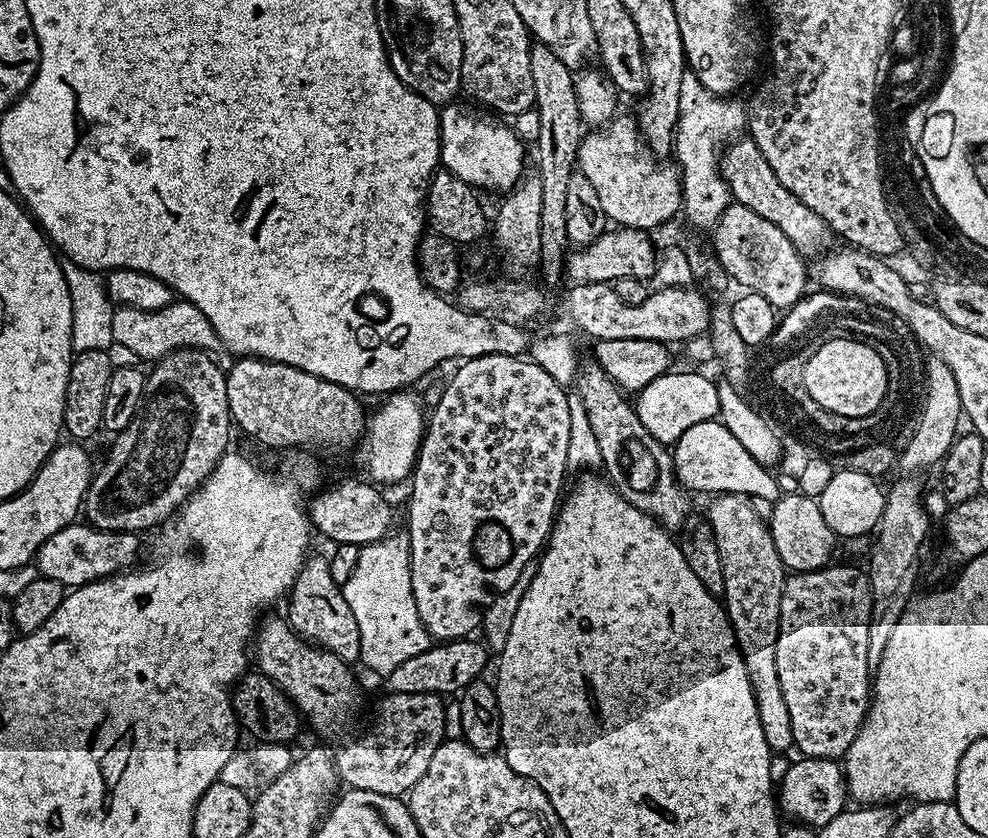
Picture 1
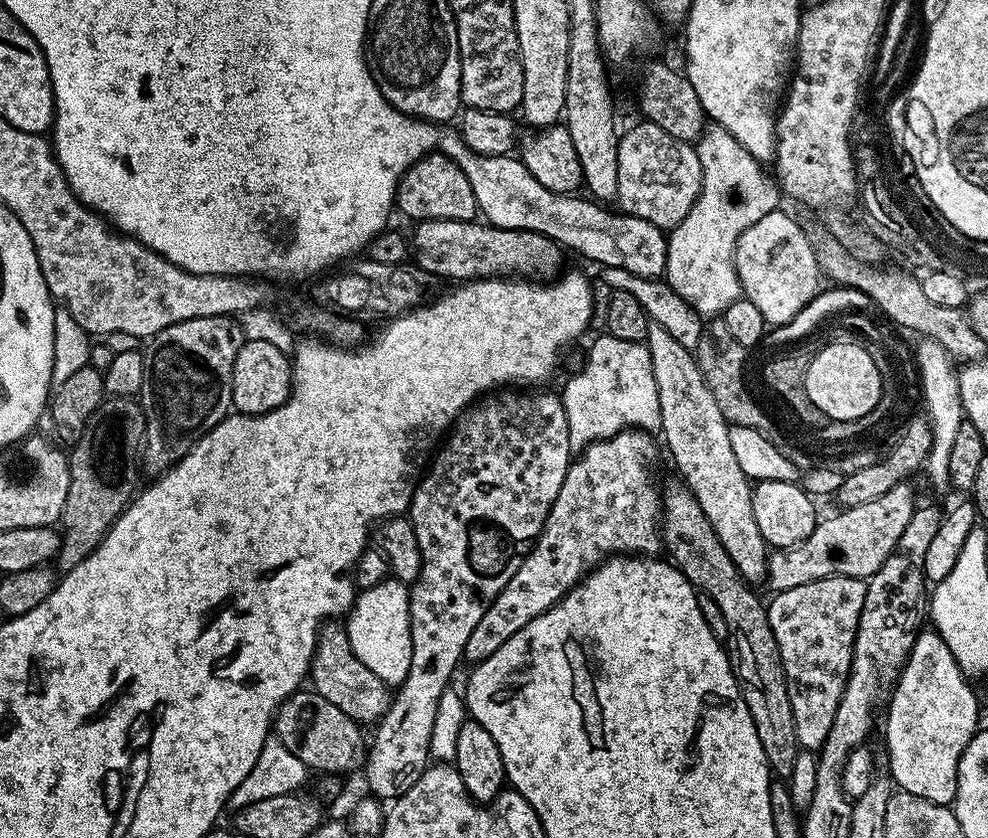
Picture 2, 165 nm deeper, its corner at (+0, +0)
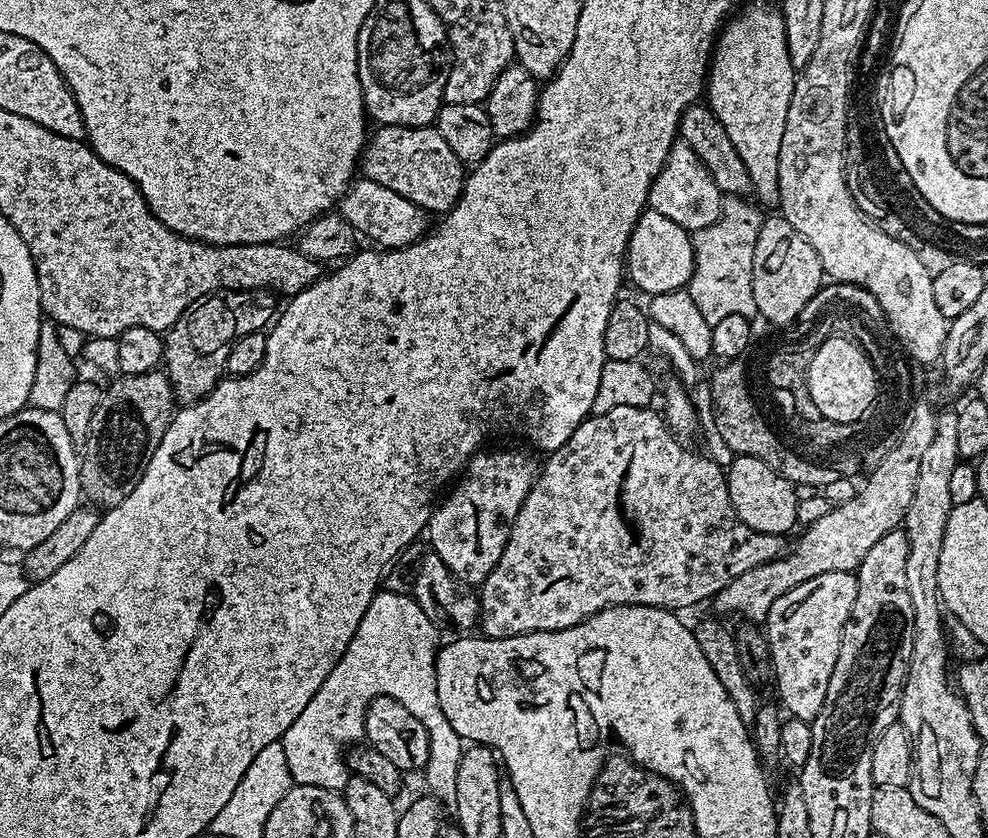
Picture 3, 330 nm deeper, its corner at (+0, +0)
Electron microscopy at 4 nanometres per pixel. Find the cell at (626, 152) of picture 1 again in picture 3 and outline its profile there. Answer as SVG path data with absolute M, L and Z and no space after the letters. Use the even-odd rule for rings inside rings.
M683 142L673 144L658 178L650 186L648 208L670 218L690 233L702 230L717 220L722 211L722 193L712 175L702 166L698 154Z

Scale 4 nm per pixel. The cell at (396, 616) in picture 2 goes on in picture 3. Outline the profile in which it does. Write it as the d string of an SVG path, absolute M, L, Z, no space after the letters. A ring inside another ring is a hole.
M377 592L370 606L366 606L366 614L362 614L362 622L358 622L358 630L354 638L350 638L346 654L342 654L334 670L330 670L326 682L322 682L318 694L310 698L306 710L302 710L302 714L290 722L290 730L286 730L282 743L293 785L343 789L350 775L345 753L350 746L359 745L364 740L368 703L385 696L402 702L402 706L426 726L430 758L422 769L422 776L428 779L427 791L441 804L455 805L458 762L462 762L466 744L454 726L450 726L438 702L436 653L442 644L440 636L441 629L422 614L422 606L418 606L411 595Z

